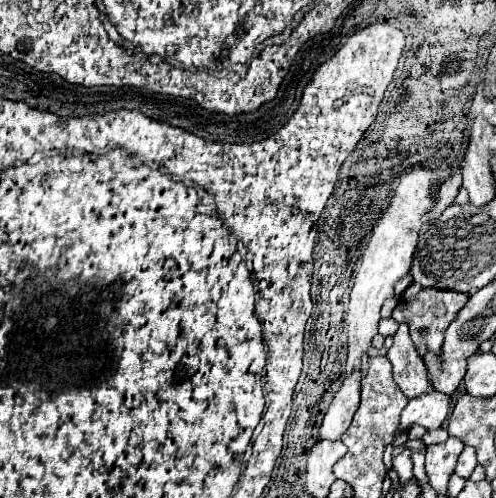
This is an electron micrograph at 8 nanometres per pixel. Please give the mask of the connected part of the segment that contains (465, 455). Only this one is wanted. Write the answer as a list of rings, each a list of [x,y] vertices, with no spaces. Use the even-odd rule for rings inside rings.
[[[465,446],[465,450],[463,450],[461,456],[459,456],[459,462],[457,462],[455,474],[461,476],[461,478],[465,478],[465,480],[469,480],[471,472],[475,470],[475,466],[477,466],[477,460],[475,460],[475,452],[473,452],[473,448]]]

